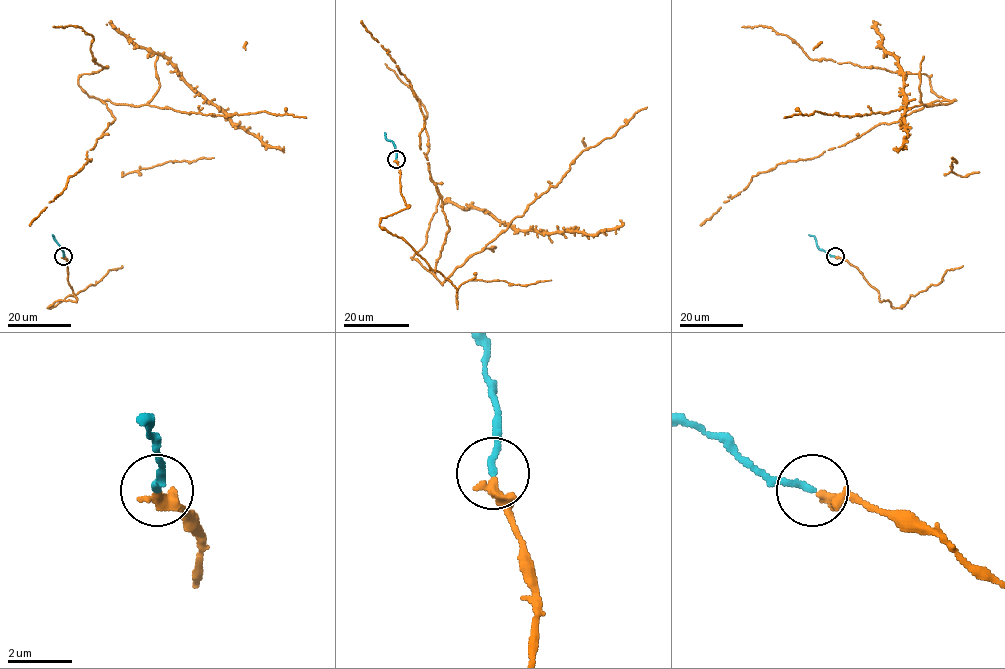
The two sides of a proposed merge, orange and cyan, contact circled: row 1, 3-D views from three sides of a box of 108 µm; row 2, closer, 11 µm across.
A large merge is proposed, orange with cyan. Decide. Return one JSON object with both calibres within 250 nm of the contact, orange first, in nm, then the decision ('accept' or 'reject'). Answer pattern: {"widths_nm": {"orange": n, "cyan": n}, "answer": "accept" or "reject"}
{"widths_nm": {"orange": 340, "cyan": 200}, "answer": "accept"}

